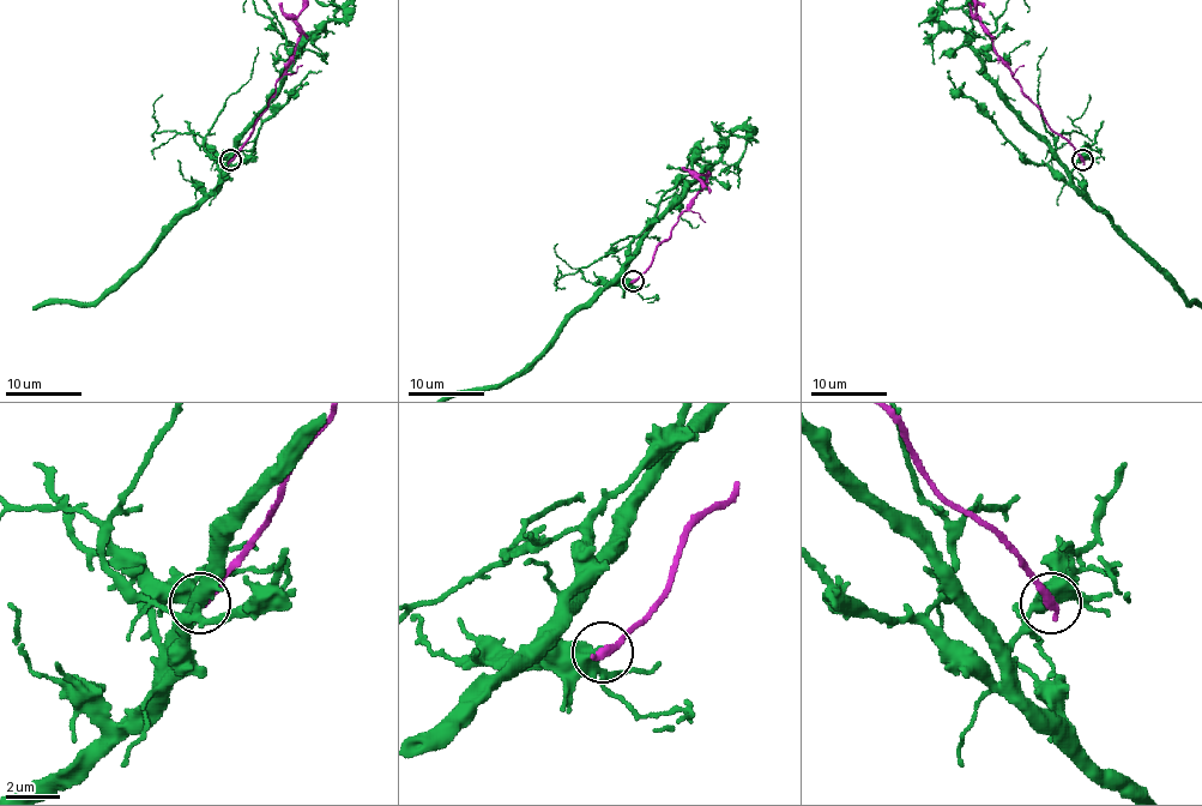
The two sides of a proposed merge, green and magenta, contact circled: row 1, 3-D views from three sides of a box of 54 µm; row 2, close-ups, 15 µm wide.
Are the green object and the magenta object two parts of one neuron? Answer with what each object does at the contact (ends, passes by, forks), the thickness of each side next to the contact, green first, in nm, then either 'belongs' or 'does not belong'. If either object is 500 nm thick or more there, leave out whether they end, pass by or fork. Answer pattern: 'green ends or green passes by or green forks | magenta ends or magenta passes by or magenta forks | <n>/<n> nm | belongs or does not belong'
500/360 nm | does not belong

